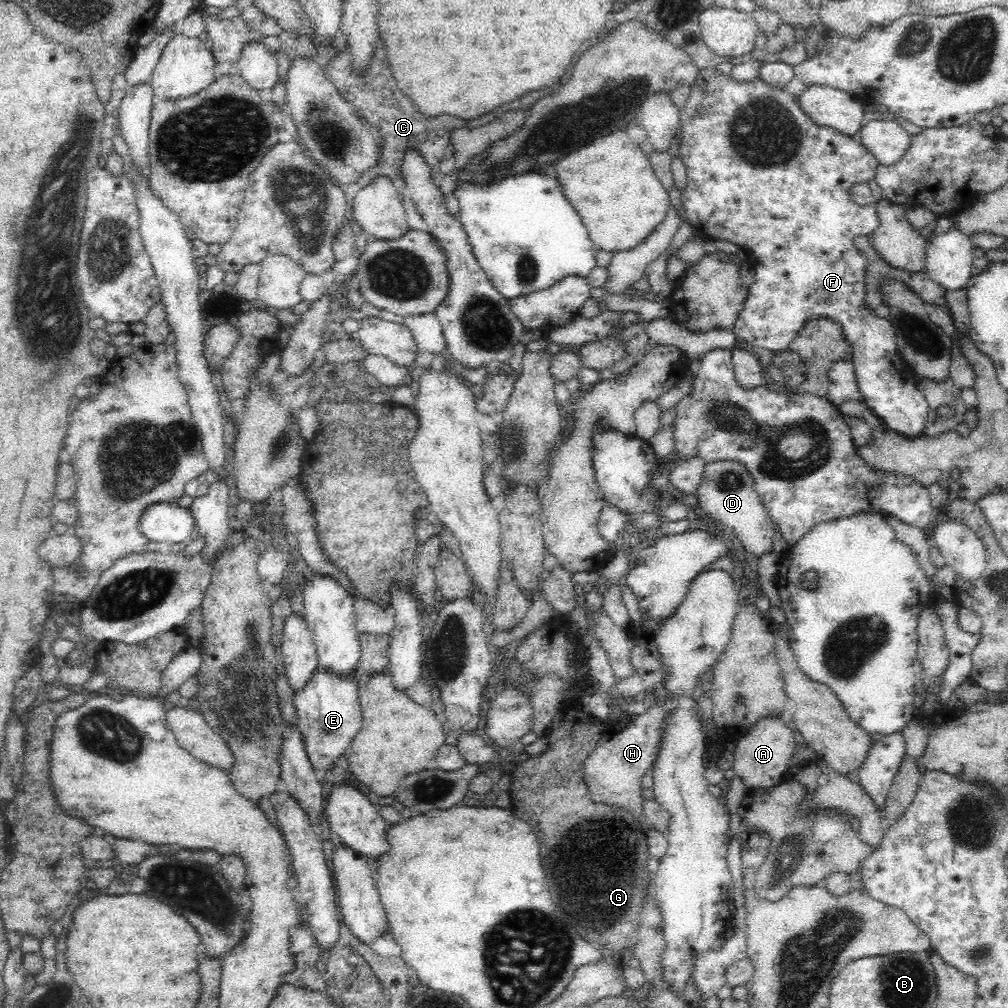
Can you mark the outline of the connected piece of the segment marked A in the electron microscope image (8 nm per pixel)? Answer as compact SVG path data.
M780 717L760 718L748 734L736 740L732 763L735 776L741 778L746 788L754 789L759 795L766 788L783 783L784 775L788 773L788 762L798 750L796 743L799 740L795 730L788 728Z

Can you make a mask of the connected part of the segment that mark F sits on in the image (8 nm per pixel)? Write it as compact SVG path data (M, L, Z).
M716 67L699 69L695 84L691 86L691 92L685 102L684 107L679 109L680 145L678 154L684 163L687 176L687 186L681 193L687 221L690 222L691 228L694 228L698 234L702 234L707 239L720 239L734 243L741 252L748 252L750 255L748 260L757 265L757 276L754 277L754 282L749 286L743 309L739 312L733 326L733 333L738 339L745 340L757 349L765 349L769 355L772 355L788 349L790 342L797 337L800 329L808 320L816 317L830 317L830 319L838 321L842 325L846 342L851 348L850 359L854 363L854 375L856 375L856 381L858 381L862 402L866 403L890 430L896 431L910 440L918 438L926 428L929 413L928 403L924 398L924 393L917 387L916 380L918 378L915 376L915 372L902 369L904 364L902 364L902 360L896 353L897 338L892 323L887 317L875 315L874 311L865 304L864 268L866 260L858 252L856 246L853 245L853 240L857 236L874 232L878 228L878 224L880 224L875 202L871 205L860 206L850 199L850 188L854 184L874 180L874 176L878 172L878 166L880 166L878 159L862 145L862 141L857 137L844 135L844 133L832 129L832 127L820 126L812 121L799 106L798 95L795 96L787 92L783 87L768 85L760 77L756 77L753 81L742 82L732 79L730 73L723 74Z

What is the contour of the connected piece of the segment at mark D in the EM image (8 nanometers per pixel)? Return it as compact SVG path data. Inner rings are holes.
M730 460L710 462L705 466L704 480L700 482L697 492L697 505L700 509L711 517L713 524L718 527L732 528L738 540L744 544L745 550L756 559L771 552L775 525L755 491L755 484L746 468L740 462ZM730 479L732 482L728 482Z

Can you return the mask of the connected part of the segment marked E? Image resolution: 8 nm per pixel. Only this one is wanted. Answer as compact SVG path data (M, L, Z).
M318 668L316 672L312 674L310 680L308 680L306 686L295 691L293 703L296 709L297 726L303 736L306 754L315 770L322 770L322 768L324 768L324 770L330 770L330 768L338 762L340 756L347 755L352 740L361 730L363 720L359 703L358 680L355 677L357 673L358 671L355 671L354 674L350 674L350 676L338 676L337 674L332 674L325 668Z

